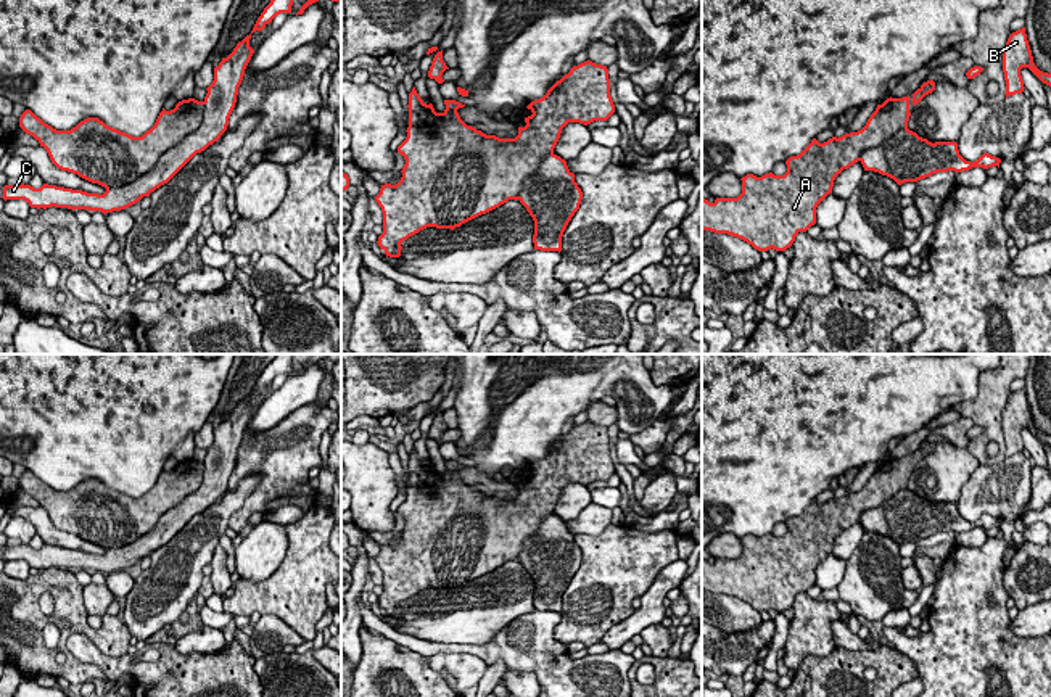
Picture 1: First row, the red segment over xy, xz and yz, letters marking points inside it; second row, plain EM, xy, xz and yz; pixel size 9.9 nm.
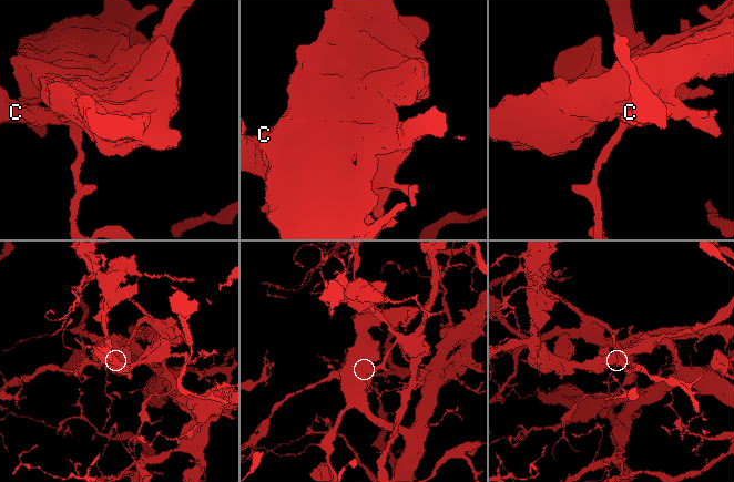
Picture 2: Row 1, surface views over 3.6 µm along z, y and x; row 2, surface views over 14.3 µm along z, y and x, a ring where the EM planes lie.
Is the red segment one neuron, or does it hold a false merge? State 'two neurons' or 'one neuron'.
two neurons

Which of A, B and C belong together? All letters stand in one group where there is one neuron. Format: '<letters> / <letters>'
A B / C

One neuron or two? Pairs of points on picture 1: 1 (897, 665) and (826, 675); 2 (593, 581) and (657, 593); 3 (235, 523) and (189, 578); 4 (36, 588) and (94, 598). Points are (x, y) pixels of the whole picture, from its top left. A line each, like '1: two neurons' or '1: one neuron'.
1: one neuron
2: two neurons
3: two neurons
4: two neurons

